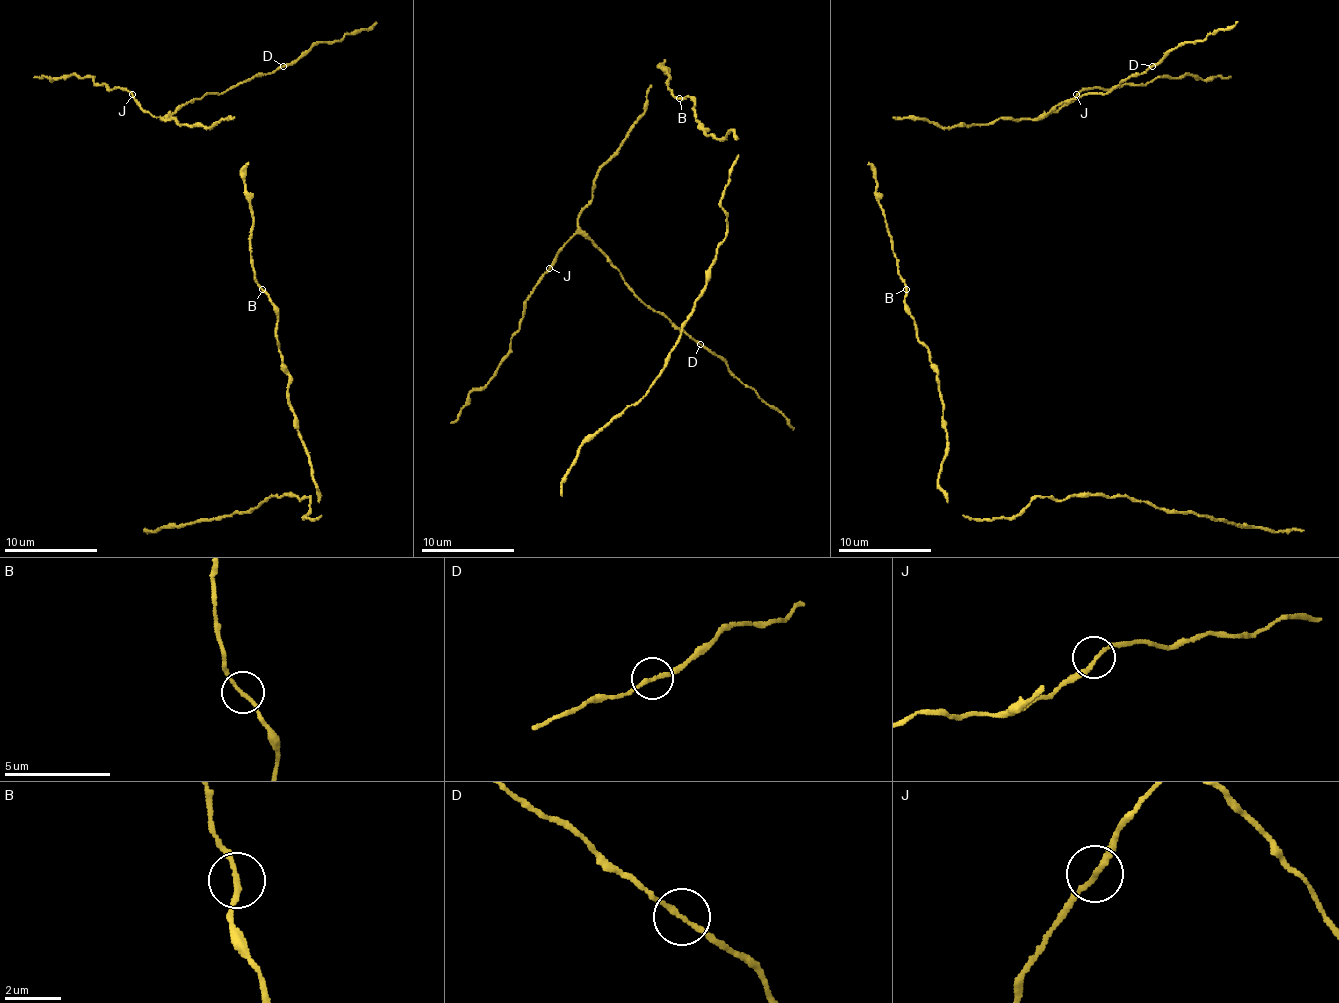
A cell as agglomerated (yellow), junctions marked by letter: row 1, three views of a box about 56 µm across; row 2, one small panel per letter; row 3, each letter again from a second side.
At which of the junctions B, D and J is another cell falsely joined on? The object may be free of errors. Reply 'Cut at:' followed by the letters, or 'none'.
Cut at: none

